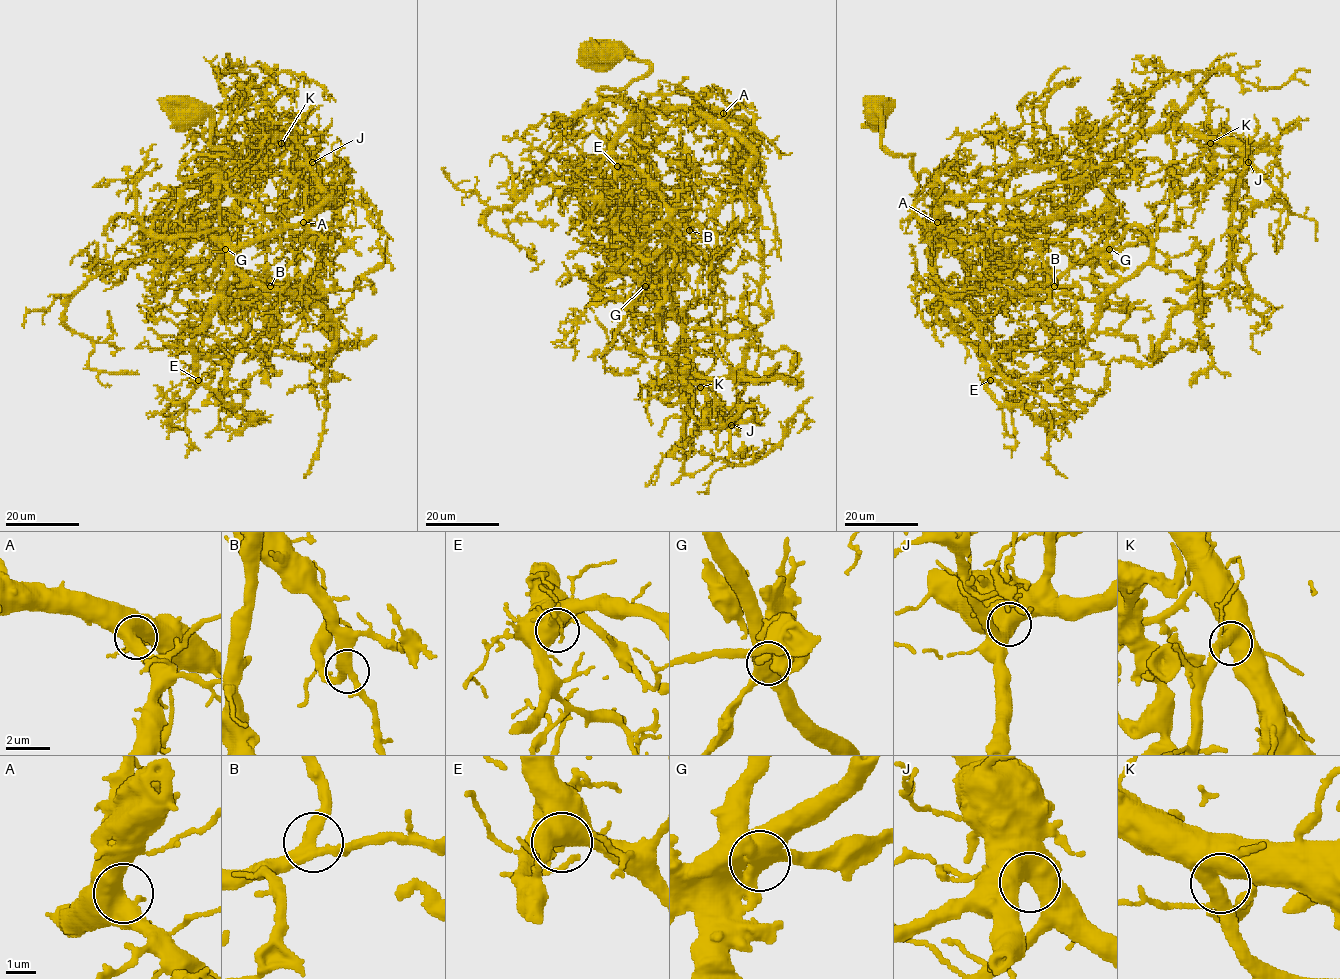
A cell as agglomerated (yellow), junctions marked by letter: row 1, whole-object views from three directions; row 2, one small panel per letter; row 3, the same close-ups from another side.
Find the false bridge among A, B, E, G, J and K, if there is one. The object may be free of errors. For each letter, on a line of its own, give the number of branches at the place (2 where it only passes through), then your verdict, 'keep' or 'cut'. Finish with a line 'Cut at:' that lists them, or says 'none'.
A: 3 branches meet; keep
B: 3 branches meet; keep
E: 3 branches meet; keep
G: 3 branches meet; keep
J: 3 branches meet; keep
K: 3 branches meet; keep
Cut at: none

